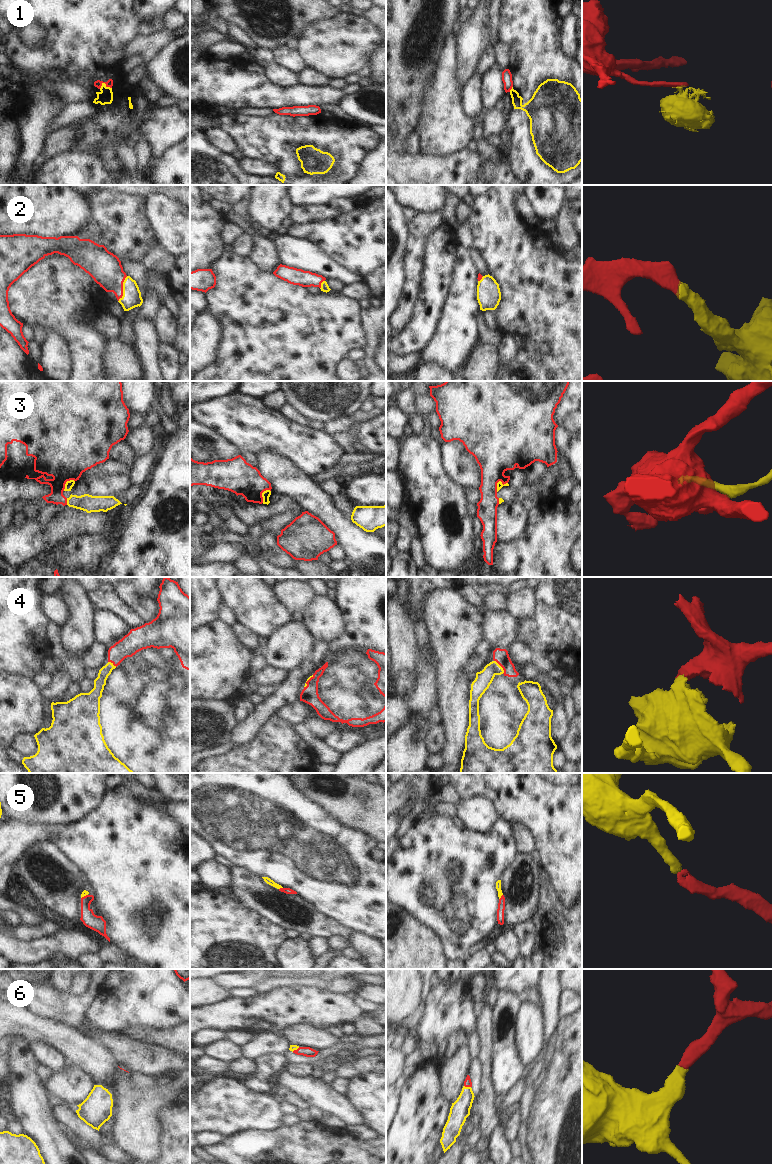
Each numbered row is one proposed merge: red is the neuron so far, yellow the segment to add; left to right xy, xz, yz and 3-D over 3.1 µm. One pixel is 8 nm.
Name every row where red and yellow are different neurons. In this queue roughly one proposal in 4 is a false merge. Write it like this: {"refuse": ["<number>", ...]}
{"refuse": ["1", "3"]}

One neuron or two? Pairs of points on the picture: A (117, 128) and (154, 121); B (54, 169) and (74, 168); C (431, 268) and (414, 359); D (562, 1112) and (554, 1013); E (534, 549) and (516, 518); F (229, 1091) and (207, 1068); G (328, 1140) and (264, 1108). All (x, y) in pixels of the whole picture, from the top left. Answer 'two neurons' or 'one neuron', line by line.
A: one neuron
B: one neuron
C: two neurons
D: two neurons
E: two neurons
F: two neurons
G: two neurons

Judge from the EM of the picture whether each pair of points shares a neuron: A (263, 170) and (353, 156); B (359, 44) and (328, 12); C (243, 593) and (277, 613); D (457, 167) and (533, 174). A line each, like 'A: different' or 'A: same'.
A: different
B: different
C: same
D: different

